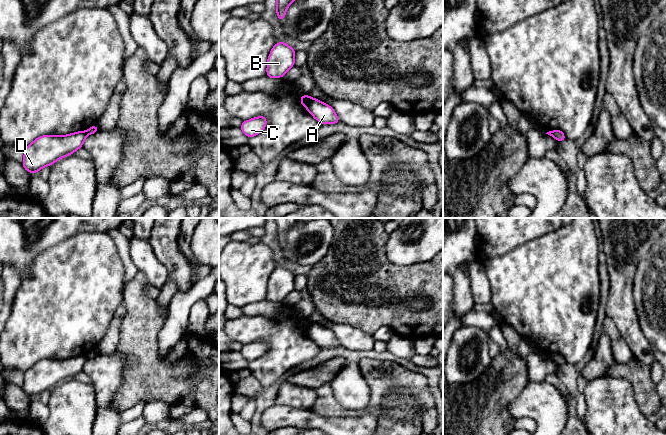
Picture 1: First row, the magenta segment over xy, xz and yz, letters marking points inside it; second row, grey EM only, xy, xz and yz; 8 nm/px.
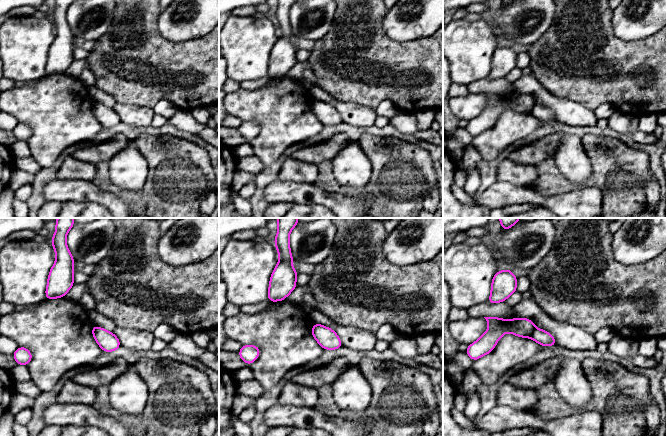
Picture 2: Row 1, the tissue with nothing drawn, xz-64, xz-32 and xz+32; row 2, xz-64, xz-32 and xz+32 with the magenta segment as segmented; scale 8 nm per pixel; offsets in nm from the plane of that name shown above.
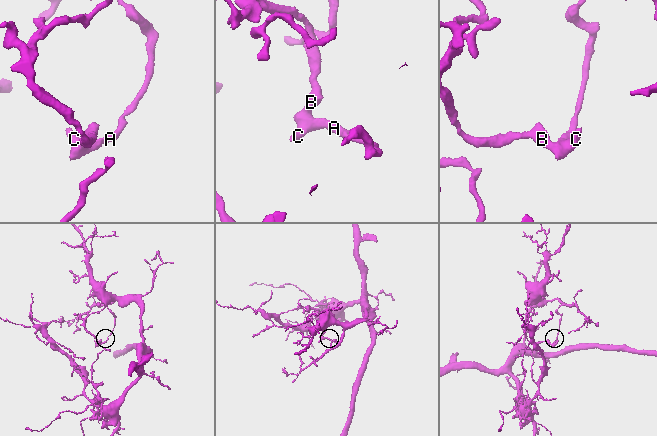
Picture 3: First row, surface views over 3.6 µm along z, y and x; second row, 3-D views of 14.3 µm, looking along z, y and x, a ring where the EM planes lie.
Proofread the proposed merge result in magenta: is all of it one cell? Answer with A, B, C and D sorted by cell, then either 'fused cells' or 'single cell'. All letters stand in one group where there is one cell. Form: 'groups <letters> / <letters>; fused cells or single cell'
groups A / B C D; fused cells

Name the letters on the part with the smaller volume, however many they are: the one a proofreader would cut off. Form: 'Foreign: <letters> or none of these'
Foreign: B, C, D

